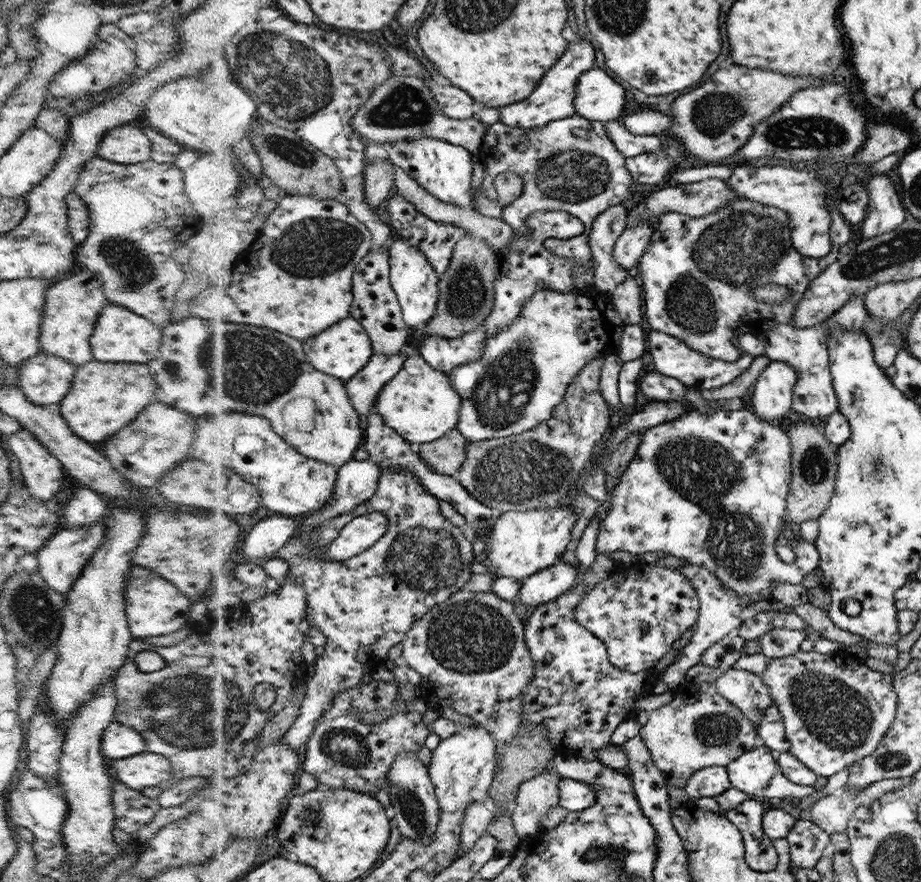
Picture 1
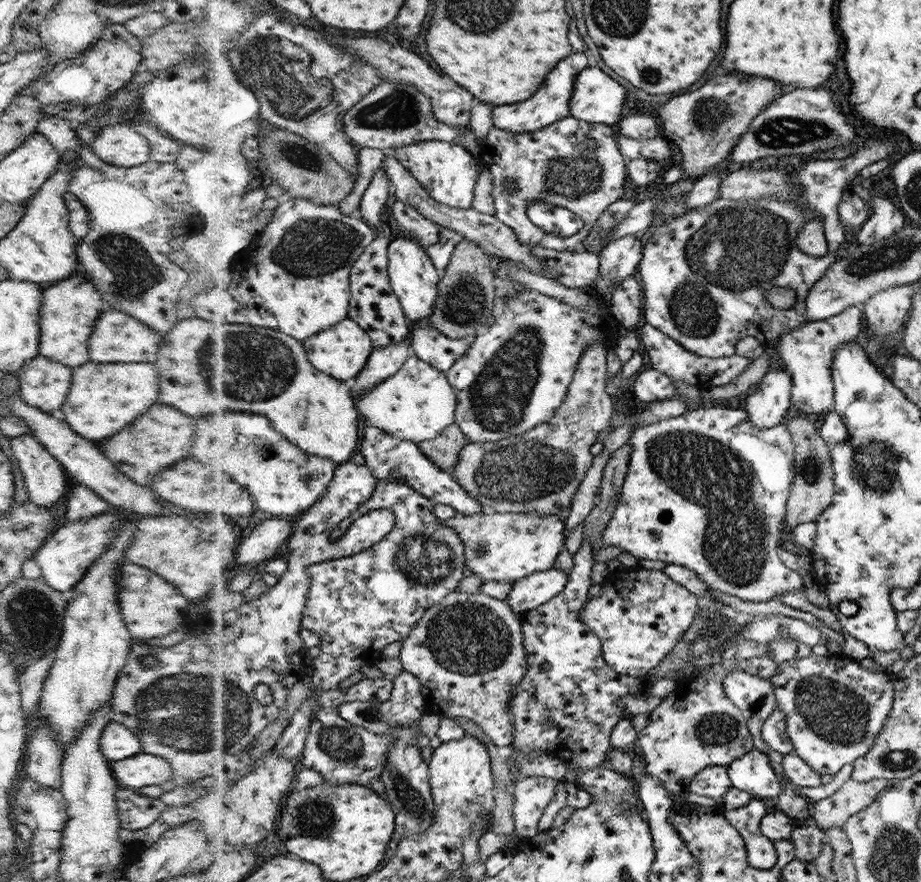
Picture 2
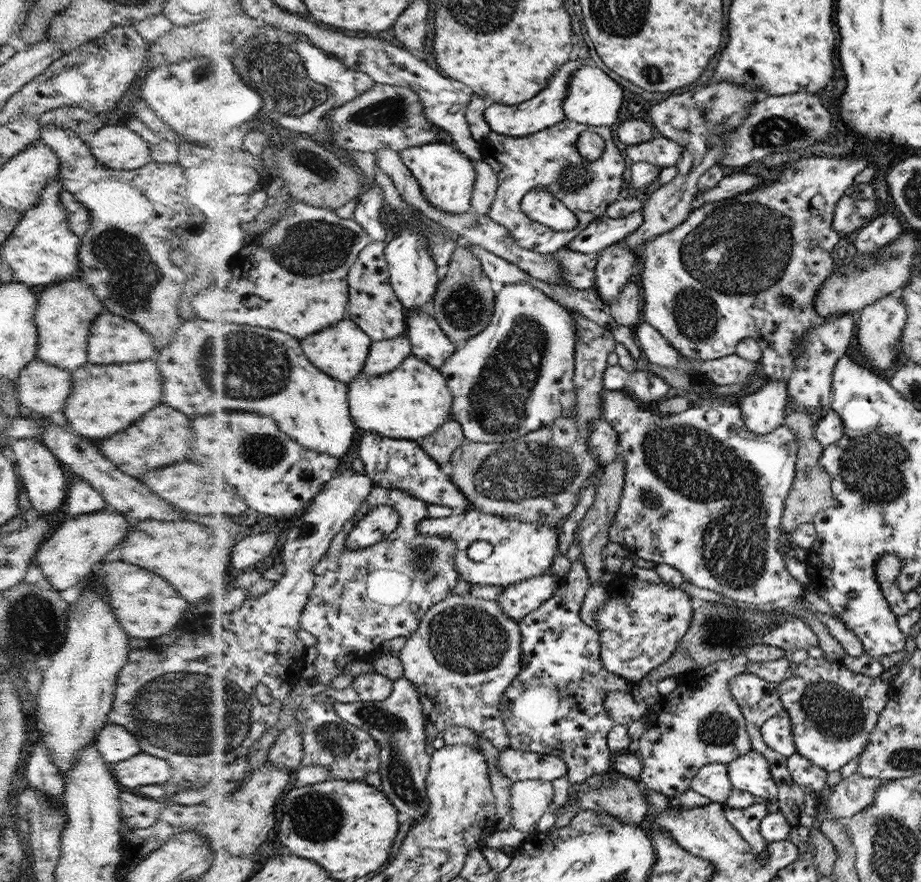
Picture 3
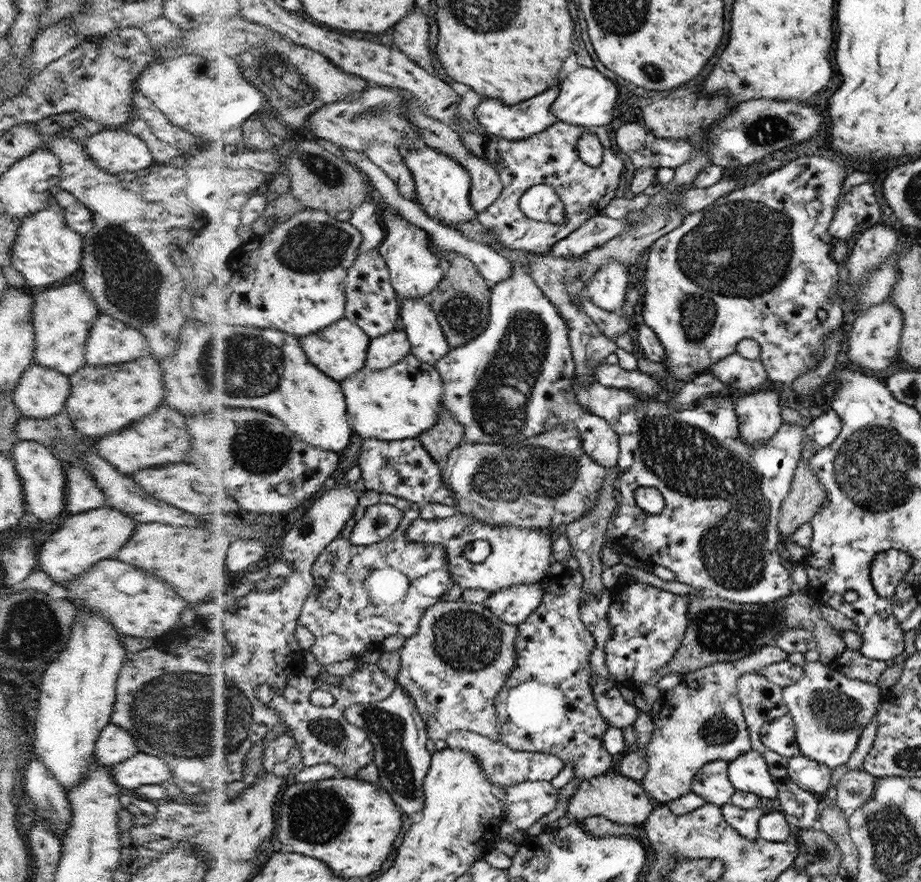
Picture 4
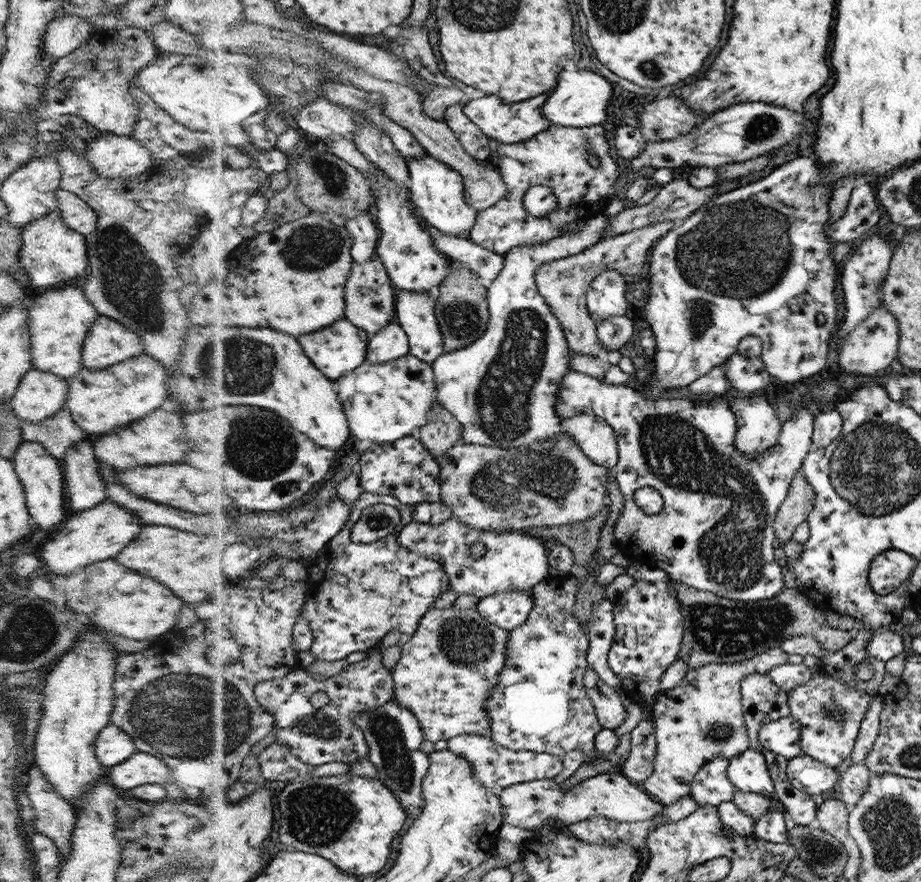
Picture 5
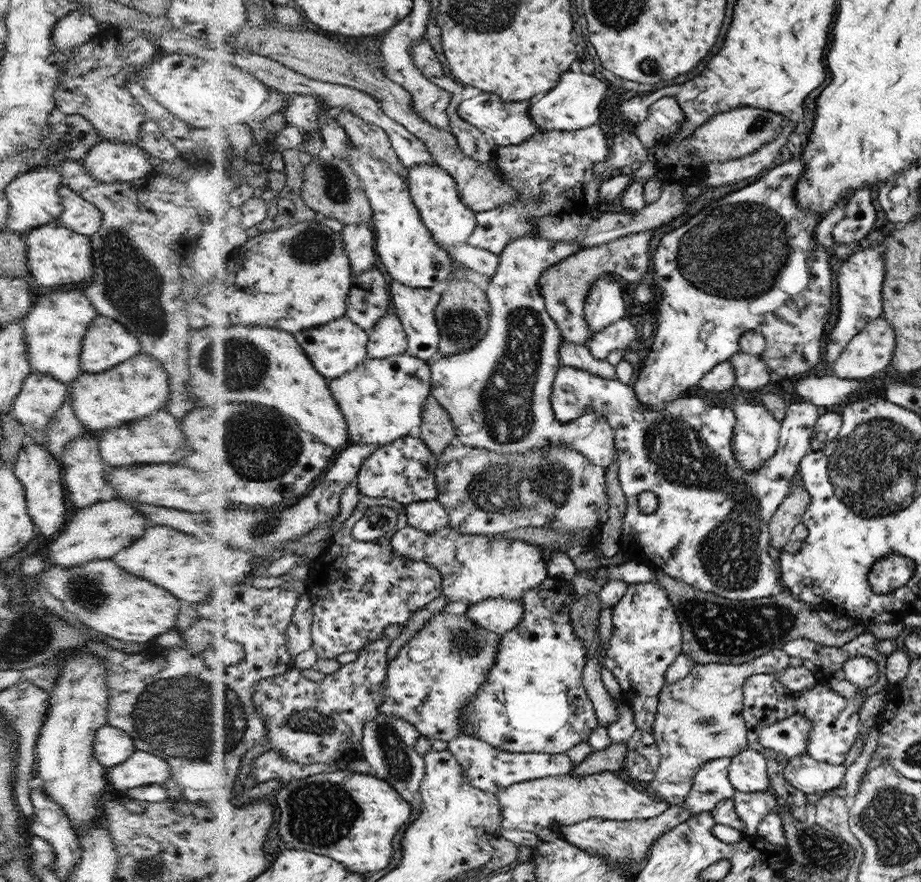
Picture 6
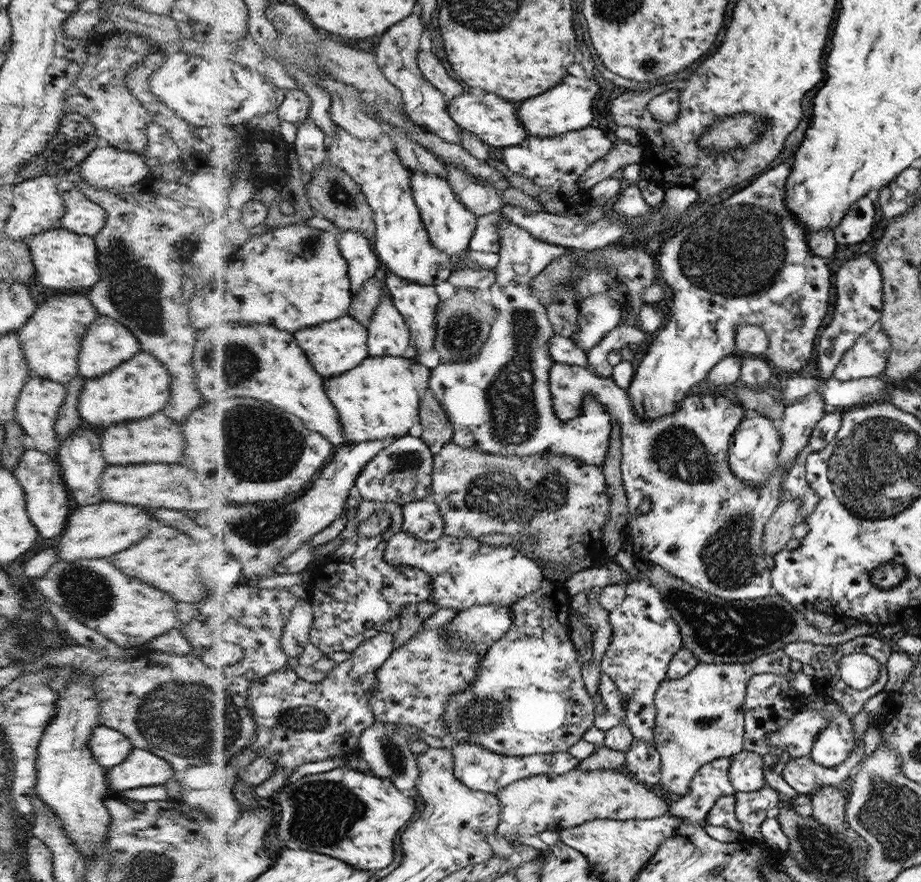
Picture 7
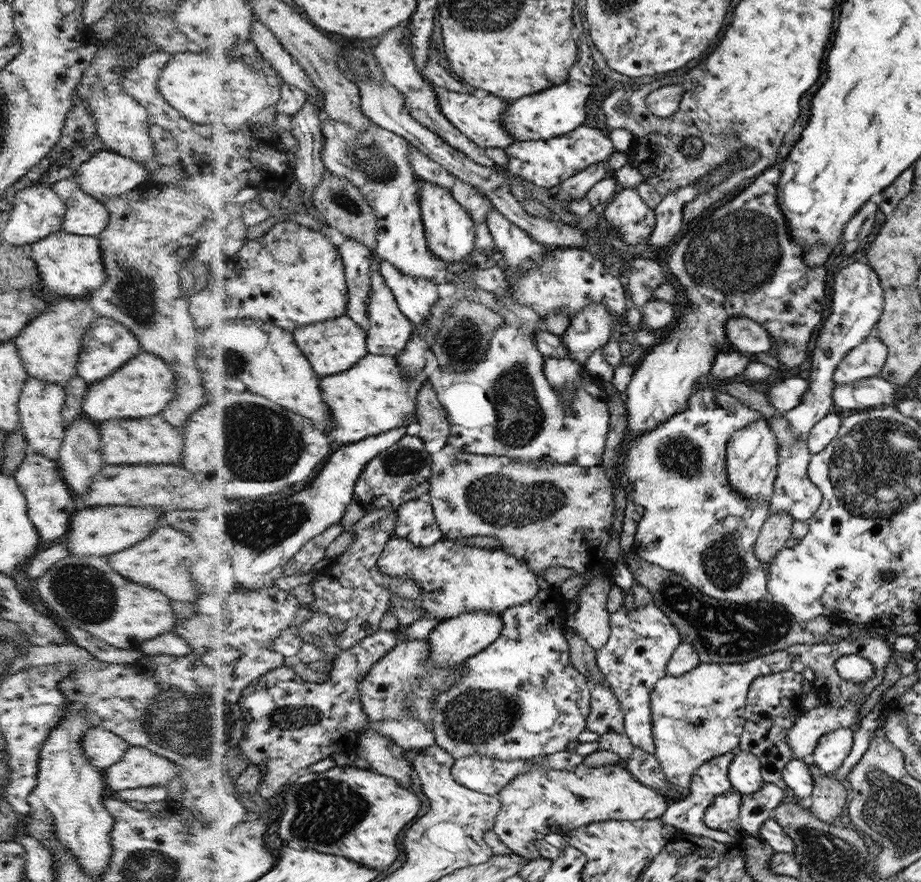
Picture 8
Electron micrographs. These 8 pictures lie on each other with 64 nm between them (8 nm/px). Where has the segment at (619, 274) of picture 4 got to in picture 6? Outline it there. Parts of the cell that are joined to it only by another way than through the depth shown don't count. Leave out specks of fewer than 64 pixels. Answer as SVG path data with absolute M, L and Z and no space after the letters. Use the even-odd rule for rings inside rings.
M604 274L588 290L585 312L594 335L618 320L625 319L626 306L622 298L624 287L615 274Z

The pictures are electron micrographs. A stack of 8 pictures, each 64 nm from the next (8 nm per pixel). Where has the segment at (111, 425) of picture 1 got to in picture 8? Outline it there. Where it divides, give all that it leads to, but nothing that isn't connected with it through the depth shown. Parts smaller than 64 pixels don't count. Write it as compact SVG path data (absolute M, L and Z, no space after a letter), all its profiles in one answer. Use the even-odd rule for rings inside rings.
M142 350L112 376L106 376L100 382L92 384L90 392L86 392L82 410L94 422L154 416L166 408L166 404L174 398L174 394L176 394L176 380L172 368L159 356Z

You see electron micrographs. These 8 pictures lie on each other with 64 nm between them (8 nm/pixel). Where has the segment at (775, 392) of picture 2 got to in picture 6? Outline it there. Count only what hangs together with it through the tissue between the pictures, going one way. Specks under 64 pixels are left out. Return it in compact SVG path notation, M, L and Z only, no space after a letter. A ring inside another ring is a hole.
M736 398L730 402L730 406L736 414L734 426L733 450L737 456L737 463L745 467L747 472L761 470L766 462L773 459L780 449L781 421L769 411L765 405L756 404L745 398Z

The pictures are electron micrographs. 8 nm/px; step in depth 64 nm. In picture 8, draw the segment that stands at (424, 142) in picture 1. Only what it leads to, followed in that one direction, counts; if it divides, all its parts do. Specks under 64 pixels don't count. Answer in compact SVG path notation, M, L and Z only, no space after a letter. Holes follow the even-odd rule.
M421 178L421 203L429 237L429 248L447 262L467 261L476 248L477 225L470 212L450 188L442 188L436 181Z

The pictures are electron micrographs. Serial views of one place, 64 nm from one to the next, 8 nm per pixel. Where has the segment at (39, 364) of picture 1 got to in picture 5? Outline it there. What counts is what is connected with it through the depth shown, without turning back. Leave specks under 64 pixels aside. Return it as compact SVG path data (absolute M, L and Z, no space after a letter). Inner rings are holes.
M32 368L22 378L9 403L21 420L39 423L65 405L68 391L66 379Z

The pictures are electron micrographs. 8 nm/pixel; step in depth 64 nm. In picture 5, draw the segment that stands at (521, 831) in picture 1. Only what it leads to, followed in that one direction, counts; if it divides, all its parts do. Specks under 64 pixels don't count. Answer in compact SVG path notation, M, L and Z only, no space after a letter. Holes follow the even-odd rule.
M614 771L597 774L570 787L570 790L562 790L560 785L554 779L532 780L499 790L498 796L504 806L504 823L528 831L536 830L548 818L556 819L556 822L562 821L566 825L576 824L592 816L634 823L653 819L667 806L656 802L656 799L652 800L652 796L636 786L636 782L630 782L627 776L614 774Z

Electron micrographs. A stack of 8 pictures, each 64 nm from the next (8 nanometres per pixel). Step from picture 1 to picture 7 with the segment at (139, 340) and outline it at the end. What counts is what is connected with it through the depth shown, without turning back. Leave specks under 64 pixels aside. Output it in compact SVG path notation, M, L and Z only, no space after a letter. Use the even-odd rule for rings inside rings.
M100 315L84 334L79 375L84 378L98 378L141 351L136 336L126 326Z

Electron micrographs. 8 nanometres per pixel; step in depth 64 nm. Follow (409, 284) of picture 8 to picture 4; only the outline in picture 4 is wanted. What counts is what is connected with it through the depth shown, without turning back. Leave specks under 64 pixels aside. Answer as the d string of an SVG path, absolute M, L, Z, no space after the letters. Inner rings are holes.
M432 299L403 300L403 328L409 335L413 353L420 360L437 367L438 362L453 350L453 346L433 310Z

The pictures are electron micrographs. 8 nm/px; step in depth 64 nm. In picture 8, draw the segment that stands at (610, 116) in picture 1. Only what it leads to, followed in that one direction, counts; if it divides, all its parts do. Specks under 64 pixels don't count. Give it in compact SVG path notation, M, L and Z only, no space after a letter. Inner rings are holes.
M573 78L566 84L560 84L558 88L526 95L521 99L509 102L510 108L504 114L505 130L513 136L517 142L524 140L548 140L576 131L586 120L586 100L590 96L592 88L576 81Z

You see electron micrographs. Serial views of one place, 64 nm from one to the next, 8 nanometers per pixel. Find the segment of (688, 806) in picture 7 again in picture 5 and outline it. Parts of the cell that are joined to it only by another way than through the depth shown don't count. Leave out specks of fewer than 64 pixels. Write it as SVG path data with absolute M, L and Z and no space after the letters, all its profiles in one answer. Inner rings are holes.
M718 757L697 772L689 796L698 803L698 807L718 807L734 799L738 791L729 780L728 768L729 759Z

